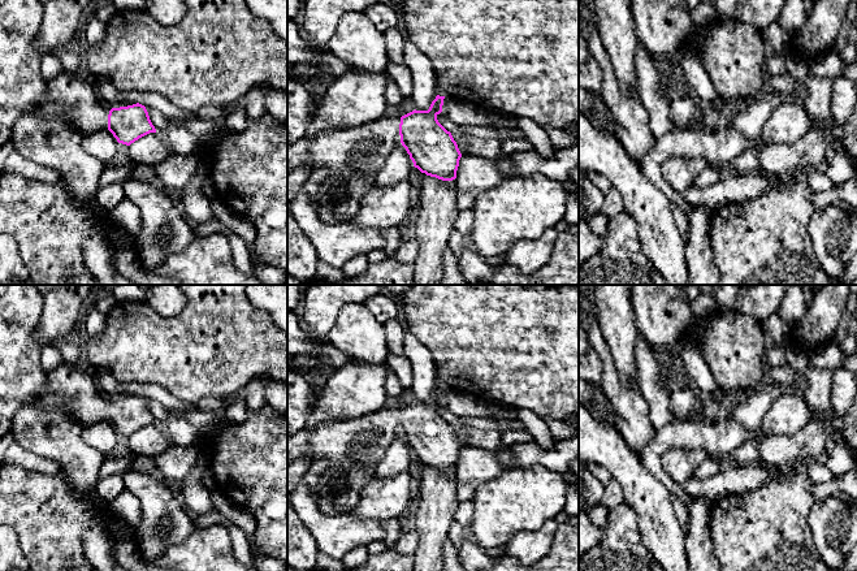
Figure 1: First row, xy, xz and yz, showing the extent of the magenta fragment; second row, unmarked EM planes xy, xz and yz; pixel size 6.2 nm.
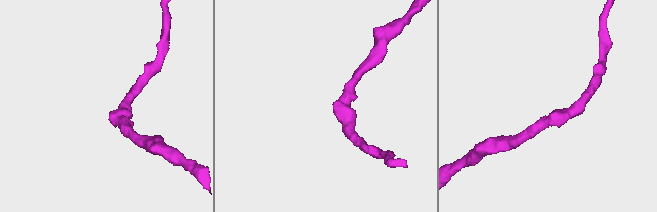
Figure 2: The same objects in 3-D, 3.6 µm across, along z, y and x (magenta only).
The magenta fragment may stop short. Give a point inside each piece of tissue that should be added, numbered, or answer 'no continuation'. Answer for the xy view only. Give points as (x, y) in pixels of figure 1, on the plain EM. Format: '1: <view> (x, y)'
1: xy (70, 388)

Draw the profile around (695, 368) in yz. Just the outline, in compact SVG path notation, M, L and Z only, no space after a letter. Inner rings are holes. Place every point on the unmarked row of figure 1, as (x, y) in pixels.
M707 316L692 319L689 326L687 328L691 342L684 346L680 355L680 367L683 369L685 380L704 399L719 394L717 382L711 375L711 369L704 360L697 345L701 328L706 325L707 321Z

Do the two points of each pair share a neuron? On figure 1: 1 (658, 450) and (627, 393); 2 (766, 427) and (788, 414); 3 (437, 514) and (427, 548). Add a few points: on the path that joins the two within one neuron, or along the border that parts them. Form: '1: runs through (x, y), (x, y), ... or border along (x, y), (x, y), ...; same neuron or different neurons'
1: border along (656, 429), (654, 435), (641, 448), (639, 457); different neurons
2: runs through (771, 424), (783, 419); same neuron
3: runs through (432, 522), (431, 540); same neuron

